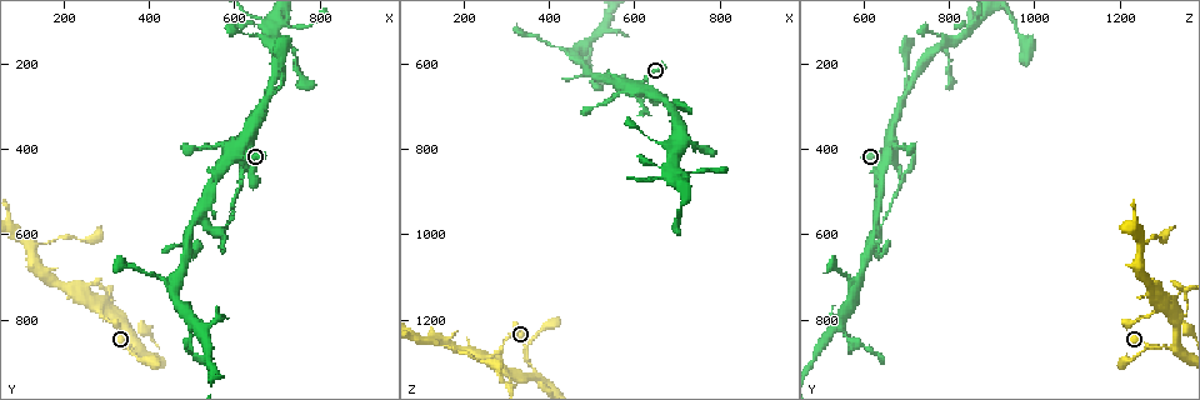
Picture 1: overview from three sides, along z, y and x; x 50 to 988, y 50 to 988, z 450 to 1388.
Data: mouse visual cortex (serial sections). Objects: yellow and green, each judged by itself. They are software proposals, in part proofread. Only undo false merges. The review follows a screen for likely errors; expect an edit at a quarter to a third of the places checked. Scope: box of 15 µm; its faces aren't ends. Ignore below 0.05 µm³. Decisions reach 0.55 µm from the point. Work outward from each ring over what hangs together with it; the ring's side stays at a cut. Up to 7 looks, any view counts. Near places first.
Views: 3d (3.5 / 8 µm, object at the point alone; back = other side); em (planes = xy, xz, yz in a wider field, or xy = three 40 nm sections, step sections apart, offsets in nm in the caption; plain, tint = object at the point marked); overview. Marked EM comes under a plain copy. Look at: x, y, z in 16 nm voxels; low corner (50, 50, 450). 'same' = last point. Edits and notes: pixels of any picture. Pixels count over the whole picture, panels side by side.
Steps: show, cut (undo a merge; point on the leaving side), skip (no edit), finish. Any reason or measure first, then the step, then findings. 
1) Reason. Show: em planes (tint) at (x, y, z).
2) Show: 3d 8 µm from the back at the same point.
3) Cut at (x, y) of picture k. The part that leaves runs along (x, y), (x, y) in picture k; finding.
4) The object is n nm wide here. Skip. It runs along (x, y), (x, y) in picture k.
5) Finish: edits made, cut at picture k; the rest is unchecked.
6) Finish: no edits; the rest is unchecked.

Thick turns thin. Show: 3d 8 µm at (595, 415, 660).

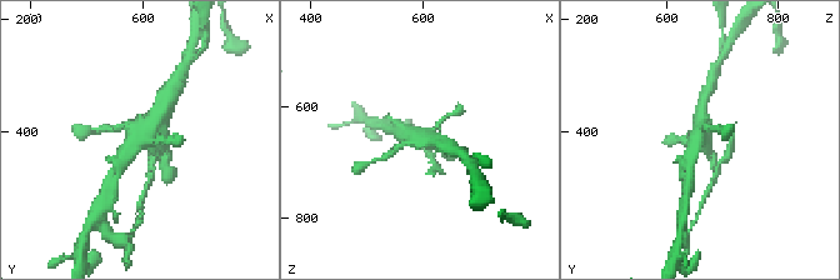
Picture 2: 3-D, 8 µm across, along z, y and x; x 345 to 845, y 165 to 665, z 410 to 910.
Closer look. Show: 3d 3.5 µm at (600, 405, 660).

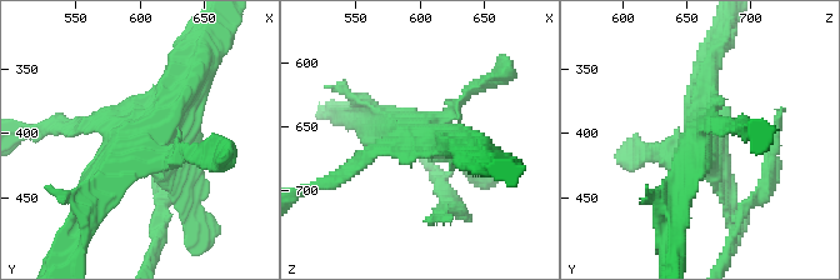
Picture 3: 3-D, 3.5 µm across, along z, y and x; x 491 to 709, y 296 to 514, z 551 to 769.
Skip. It runs along (201, 155), (125, 148), (90, 205) in picture 3; continuous, no second cell.

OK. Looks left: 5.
Arms run side by side. Show: 3d 3.5 µm at (685, 265, 700).

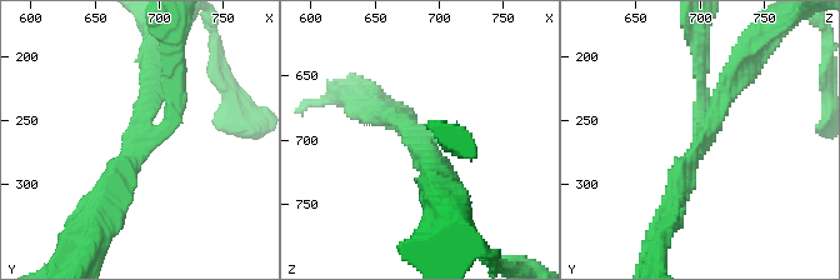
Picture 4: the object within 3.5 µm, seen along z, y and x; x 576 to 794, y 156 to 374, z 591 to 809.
3 arms meet here; the arms are 150, 300, 300 nm wide. Show: em xy step 1 (tint) at (684, 270, 700).

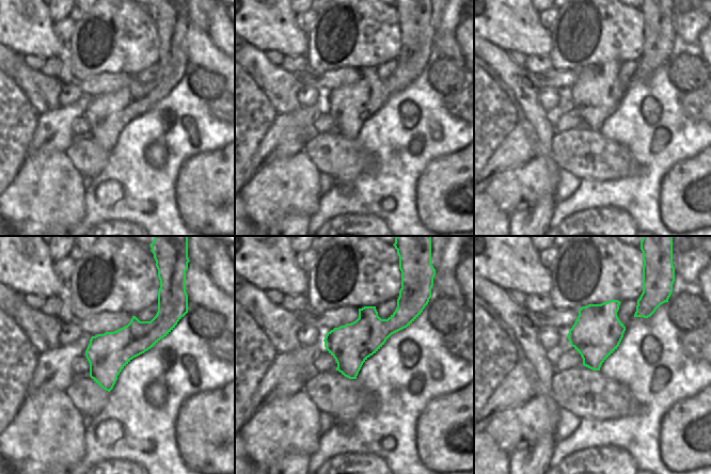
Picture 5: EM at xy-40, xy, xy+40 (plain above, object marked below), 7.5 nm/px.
Skip. It runs along (673, 208), (685, 165), (736, 74) in picture 4; all the same cell.

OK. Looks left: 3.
Sudden change in width. Show: 3d 3.5 µm at (670, 135, 785).

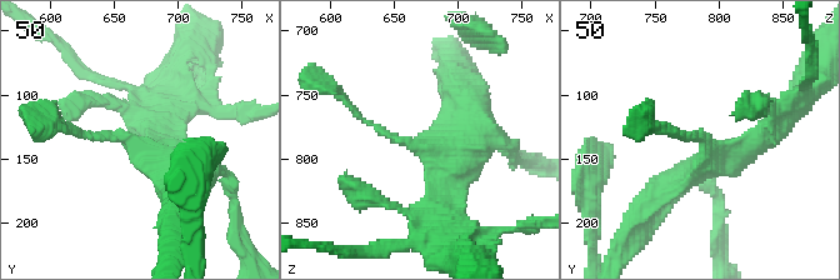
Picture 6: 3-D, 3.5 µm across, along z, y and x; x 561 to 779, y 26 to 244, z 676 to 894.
Now the EM. Show: em xy step 2 (tint) at (668, 138, 792).

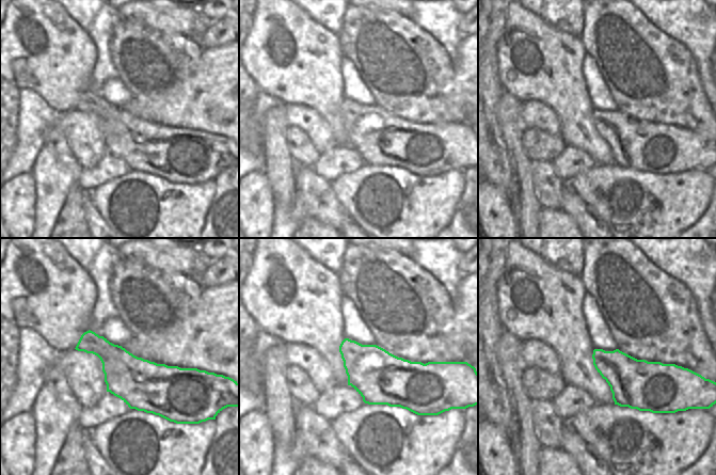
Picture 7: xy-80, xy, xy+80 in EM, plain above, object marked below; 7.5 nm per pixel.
The object is 400 nm wide here. Skip. It runs along (185, 175), (135, 140), (66, 125) in picture 6; one cell here.

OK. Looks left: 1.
Finish: no edits; the rest is unchecked.

